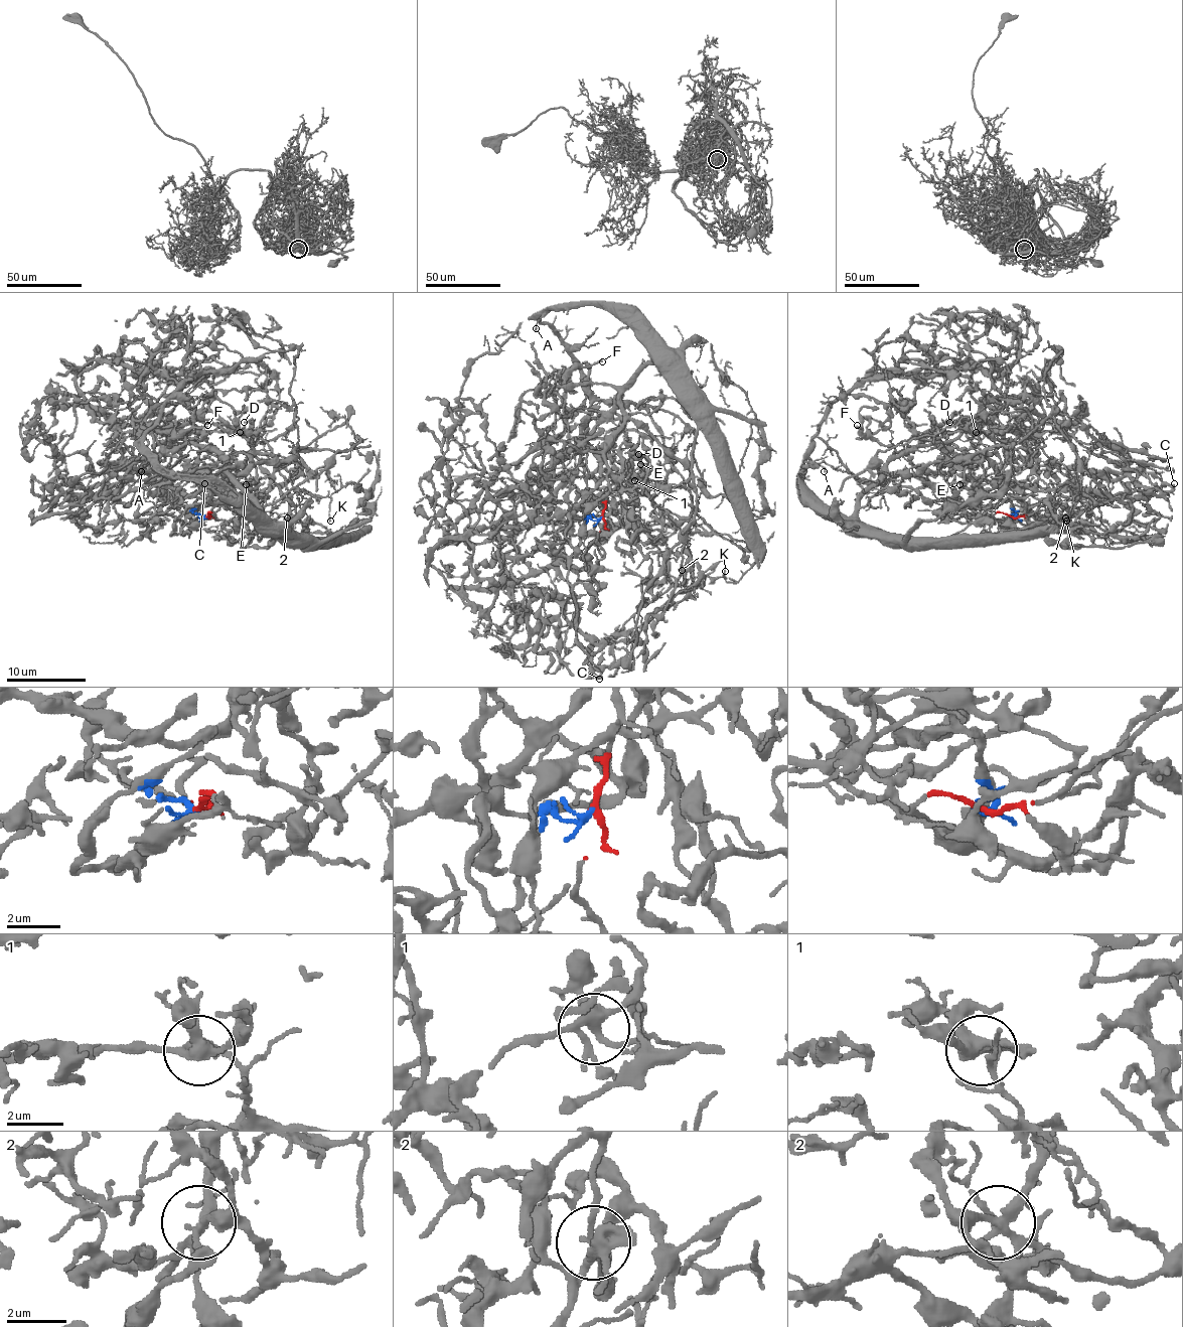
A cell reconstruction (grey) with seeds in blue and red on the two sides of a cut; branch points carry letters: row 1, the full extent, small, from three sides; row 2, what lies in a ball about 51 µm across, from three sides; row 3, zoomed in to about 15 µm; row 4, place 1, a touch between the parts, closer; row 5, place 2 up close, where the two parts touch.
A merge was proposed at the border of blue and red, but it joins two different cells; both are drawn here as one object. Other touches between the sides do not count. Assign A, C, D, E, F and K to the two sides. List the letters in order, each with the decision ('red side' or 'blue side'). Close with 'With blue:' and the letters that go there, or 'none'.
A: red side
C: blue side
D: blue side
E: blue side
F: blue side
K: red side
With blue: C, D, E, F

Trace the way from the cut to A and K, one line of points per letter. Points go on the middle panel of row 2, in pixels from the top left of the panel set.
A: (600, 517), (608, 483), (604, 453), (624, 420), (620, 391), (653, 350), (596, 305), (547, 311), (536, 329)
K: (600, 517), (620, 391), (655, 362), (697, 426), (682, 570), (686, 580), (725, 570)

